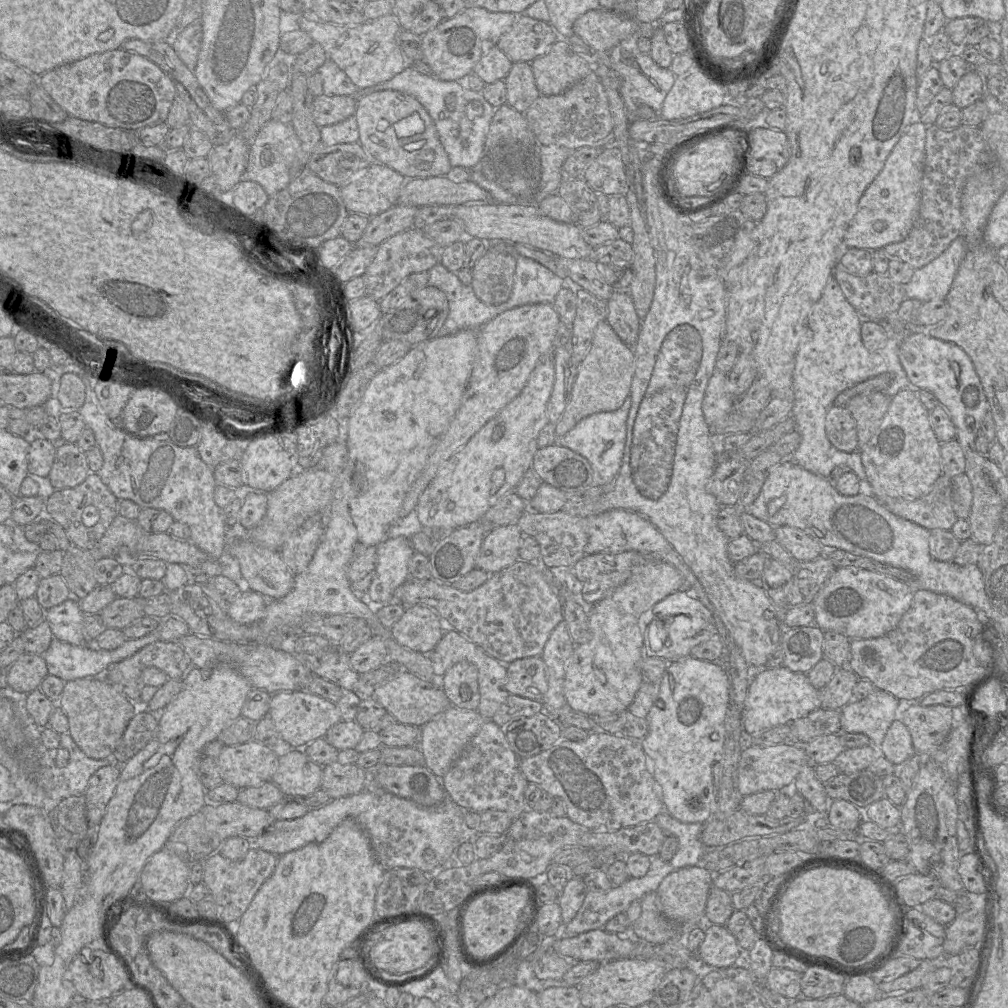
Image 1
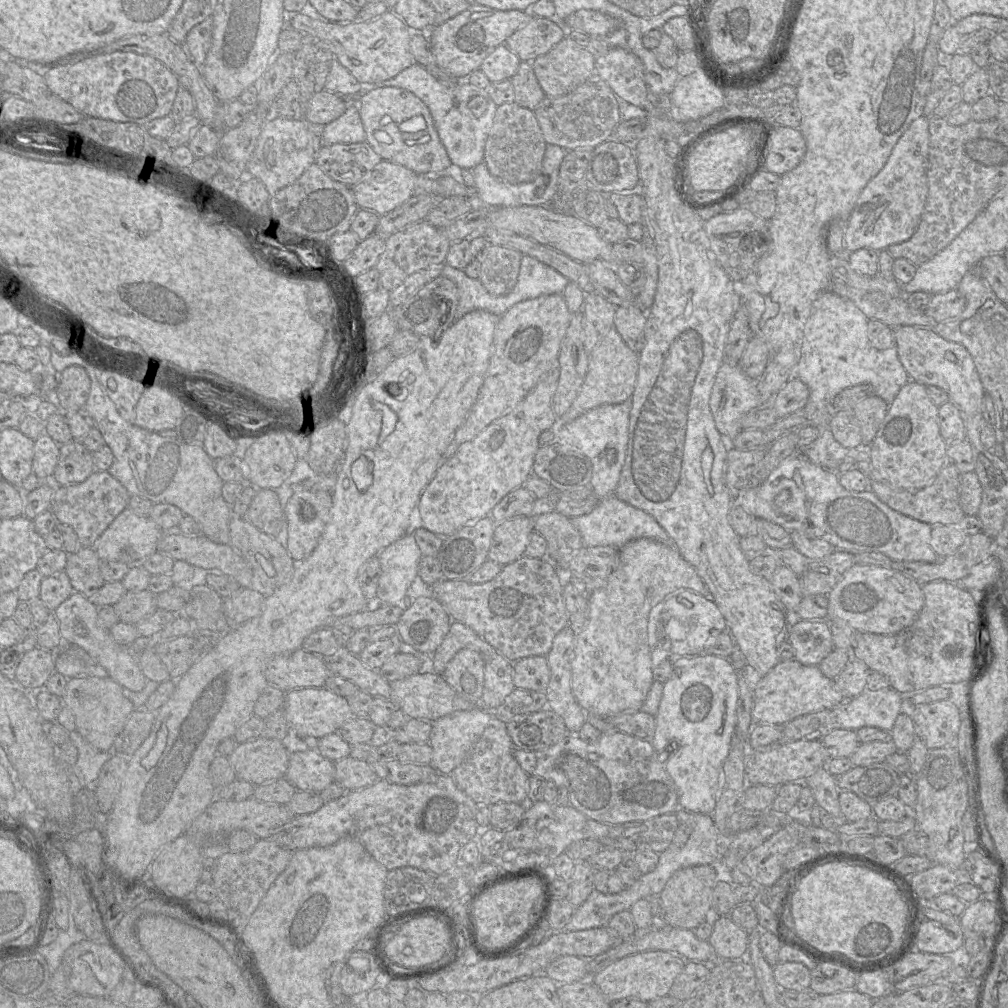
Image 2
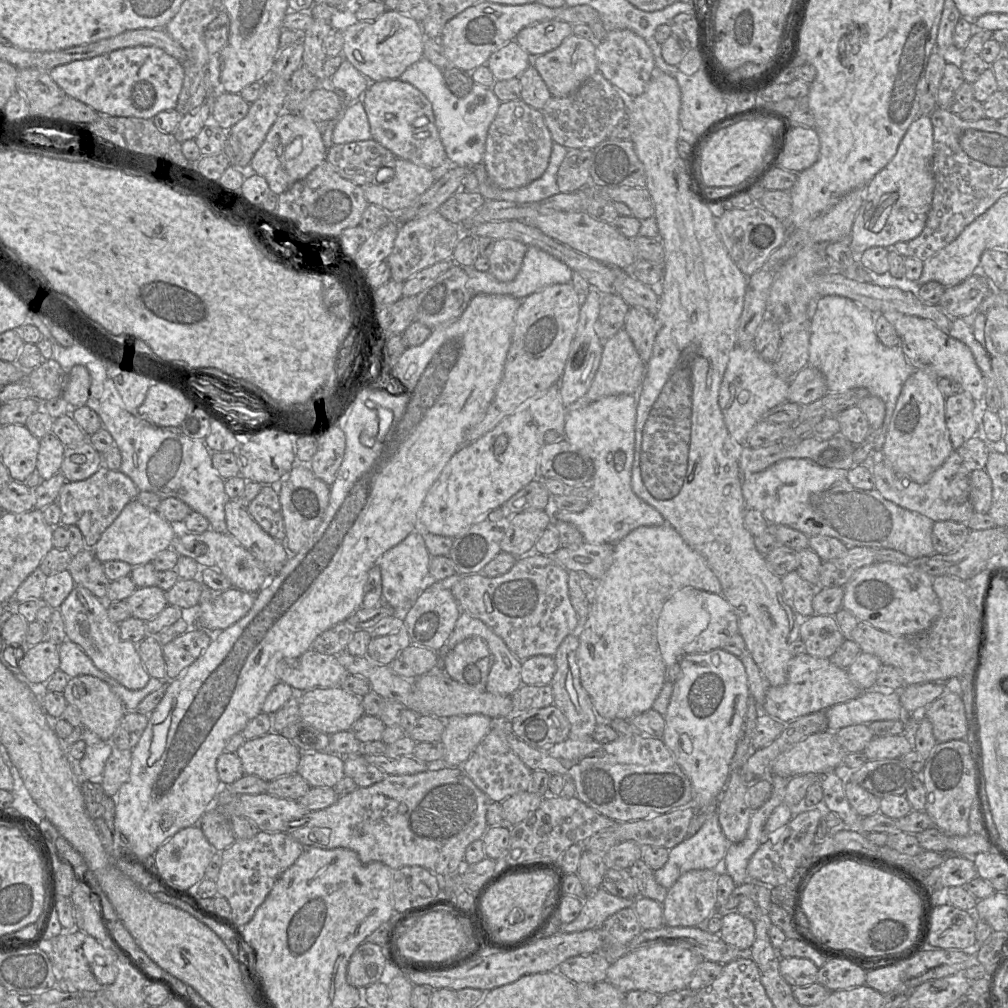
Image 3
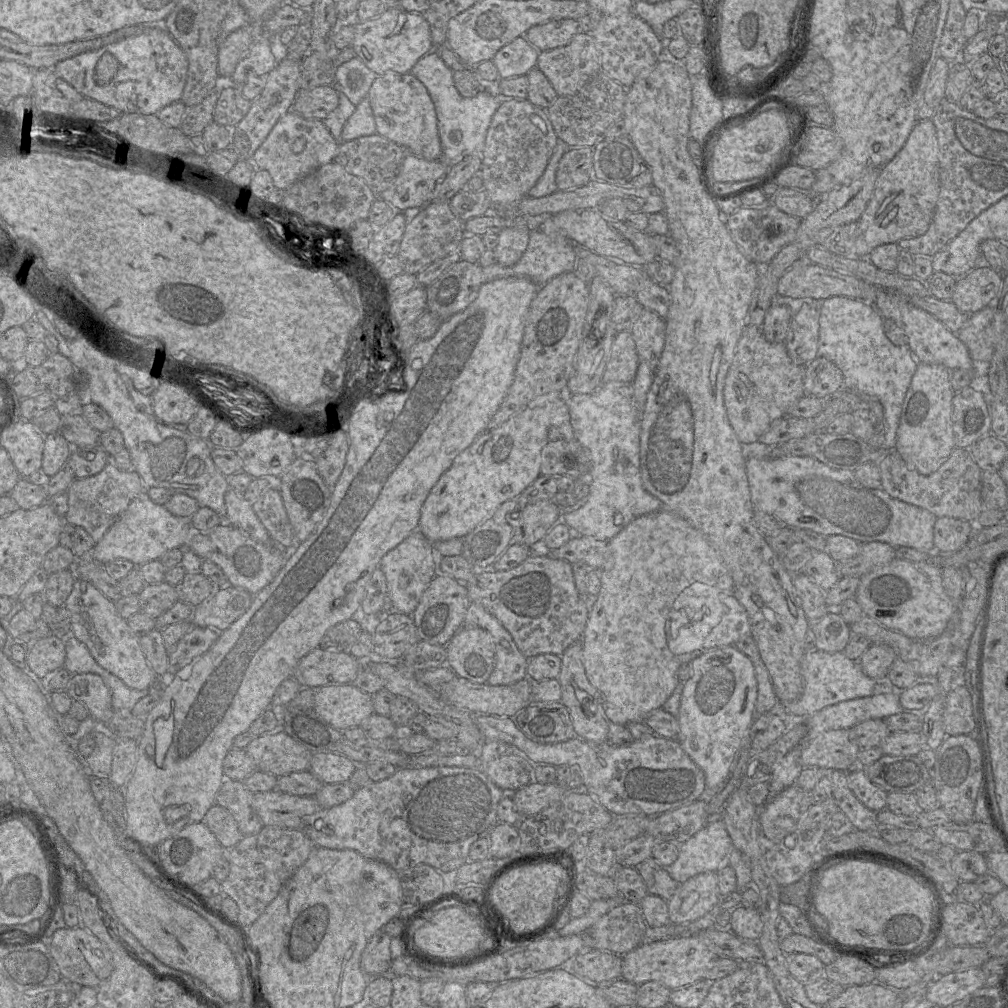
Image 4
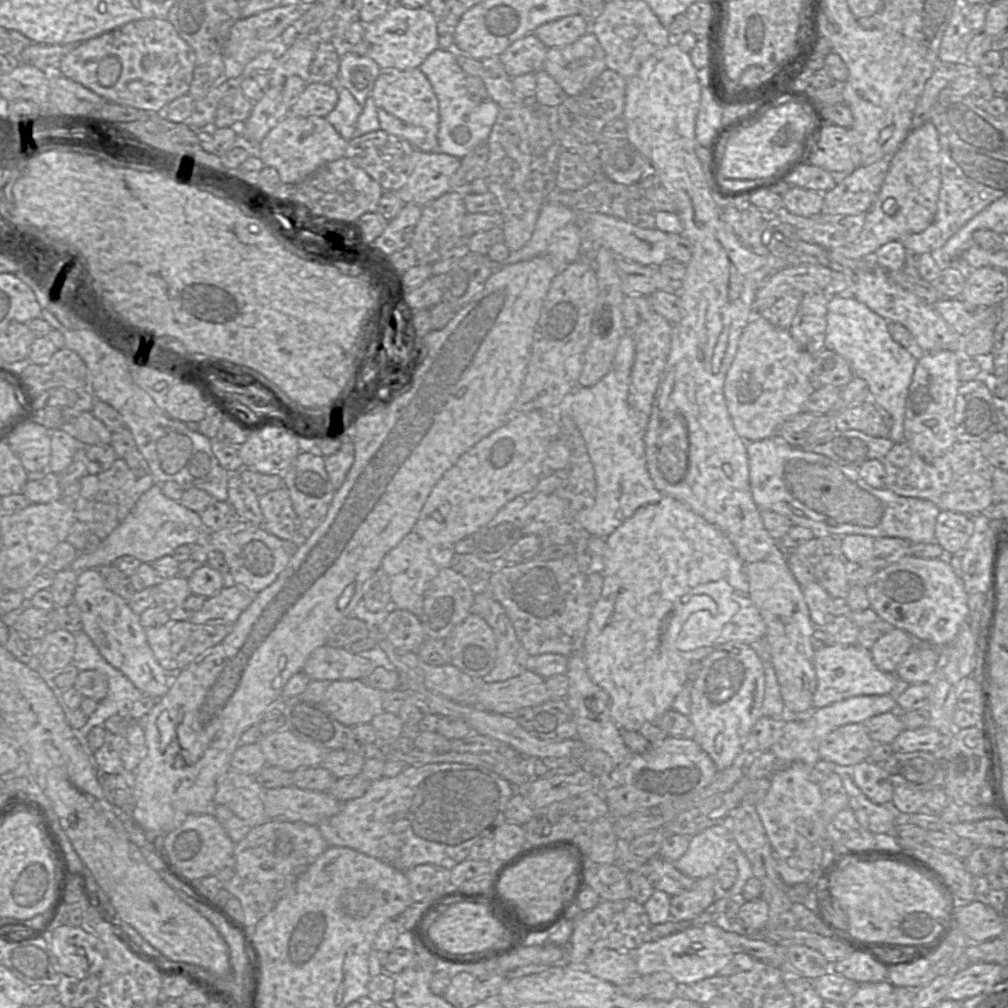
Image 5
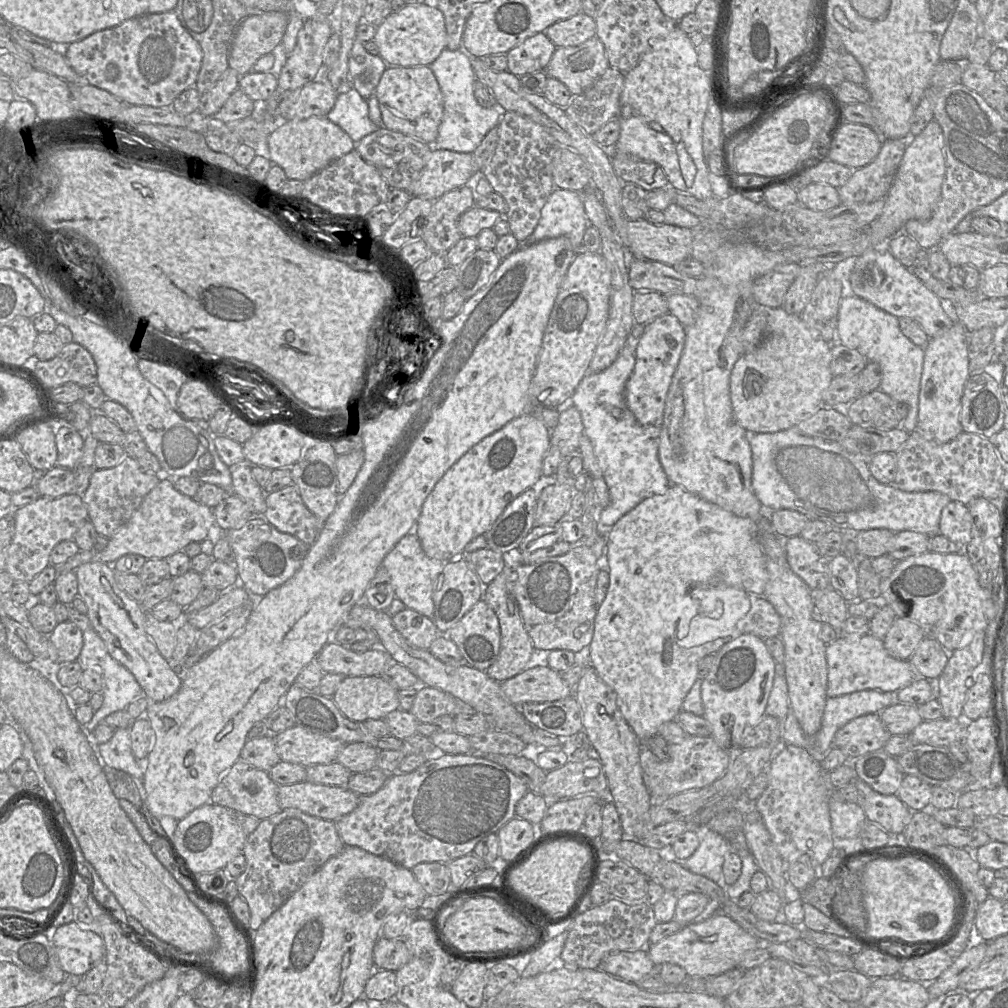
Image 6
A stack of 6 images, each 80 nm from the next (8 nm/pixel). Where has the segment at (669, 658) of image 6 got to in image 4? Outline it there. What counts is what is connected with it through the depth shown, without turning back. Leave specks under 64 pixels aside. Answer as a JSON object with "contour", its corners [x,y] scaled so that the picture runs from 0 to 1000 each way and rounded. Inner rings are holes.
{"contour":[[[662,505],[637,511],[629,515],[612,531],[606,534],[603,537],[600,557],[595,566],[595,586],[585,596],[583,616],[575,635],[577,640],[577,655],[584,677],[596,689],[599,708],[602,714],[621,720],[626,716],[638,715],[647,704],[656,702],[674,677],[672,666],[676,659],[686,658],[688,654],[700,647],[696,643],[697,638],[705,625],[713,619],[719,609],[719,602],[713,594],[713,590],[716,586],[726,586],[728,577],[716,555],[698,530],[687,522],[680,514]],[[667,603],[672,606],[679,605],[679,610],[683,612],[683,618],[674,624],[672,632],[664,632],[663,636],[660,621],[664,615],[664,608]]]}

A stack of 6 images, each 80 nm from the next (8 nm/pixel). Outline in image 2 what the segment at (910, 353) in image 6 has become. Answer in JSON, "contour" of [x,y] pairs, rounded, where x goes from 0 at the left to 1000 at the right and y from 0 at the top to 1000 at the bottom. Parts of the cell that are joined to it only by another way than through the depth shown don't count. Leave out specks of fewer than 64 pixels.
{"contour":[[[822,287],[814,290],[807,300],[793,341],[793,358],[788,370],[803,386],[801,399],[819,399],[835,387],[862,381],[866,385],[866,392],[883,402],[893,386],[903,378],[892,357],[889,342],[871,347],[863,341],[860,333],[861,317],[846,300]]]}

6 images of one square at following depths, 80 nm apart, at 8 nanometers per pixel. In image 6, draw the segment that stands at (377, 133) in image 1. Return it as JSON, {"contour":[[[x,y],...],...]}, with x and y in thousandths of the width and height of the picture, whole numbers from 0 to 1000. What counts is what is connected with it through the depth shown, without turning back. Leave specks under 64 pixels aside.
{"contour":[[[385,65],[371,90],[380,126],[430,144],[439,117],[440,101],[435,80],[426,65]]]}

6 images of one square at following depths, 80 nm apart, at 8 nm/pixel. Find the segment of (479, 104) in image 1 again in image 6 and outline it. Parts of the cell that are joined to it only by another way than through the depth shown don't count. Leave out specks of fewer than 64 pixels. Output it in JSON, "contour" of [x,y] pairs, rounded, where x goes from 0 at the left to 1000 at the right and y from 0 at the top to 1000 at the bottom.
{"contour":[[[441,48],[426,66],[435,80],[440,101],[439,117],[429,145],[450,151],[469,152],[482,133],[494,124],[499,111],[494,105],[479,106],[472,100],[469,92],[472,75],[467,65],[467,56],[459,49]]]}

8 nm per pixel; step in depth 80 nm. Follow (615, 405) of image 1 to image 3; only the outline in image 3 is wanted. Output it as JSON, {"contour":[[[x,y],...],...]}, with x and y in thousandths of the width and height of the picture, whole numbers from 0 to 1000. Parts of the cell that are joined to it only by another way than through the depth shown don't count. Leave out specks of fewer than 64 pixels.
{"contour":[[[620,326],[614,327],[610,332],[598,340],[595,362],[582,390],[576,394],[582,399],[595,395],[614,392],[632,392],[640,371],[641,360],[634,353],[624,331]]]}

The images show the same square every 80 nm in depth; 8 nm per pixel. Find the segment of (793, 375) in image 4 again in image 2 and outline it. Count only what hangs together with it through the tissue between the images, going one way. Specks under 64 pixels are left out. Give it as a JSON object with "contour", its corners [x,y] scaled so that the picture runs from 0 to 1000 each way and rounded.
{"contour":[[[717,359],[710,371],[709,379],[706,384],[704,397],[703,397],[703,404],[709,418],[709,422],[713,430],[721,437],[725,438],[736,428],[735,418],[737,414],[747,407],[748,405],[753,404],[759,399],[764,398],[757,398],[752,385],[751,385],[751,377],[742,374],[733,362],[726,362],[720,359]]]}

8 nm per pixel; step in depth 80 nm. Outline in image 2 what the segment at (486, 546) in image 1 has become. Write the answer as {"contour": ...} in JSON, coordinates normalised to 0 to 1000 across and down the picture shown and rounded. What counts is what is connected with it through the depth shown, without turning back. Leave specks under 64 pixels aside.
{"contour":[[[514,512],[492,521],[484,556],[498,562],[512,557],[520,551],[526,531],[531,528],[528,512]]]}

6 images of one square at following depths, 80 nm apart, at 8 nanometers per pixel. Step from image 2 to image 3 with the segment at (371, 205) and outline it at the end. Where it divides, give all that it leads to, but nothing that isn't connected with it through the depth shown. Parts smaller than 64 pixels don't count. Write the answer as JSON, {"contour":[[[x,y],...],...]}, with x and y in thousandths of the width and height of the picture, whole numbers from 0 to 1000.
{"contour":[[[398,157],[392,159],[391,170],[391,176],[385,181],[358,185],[366,202],[375,203],[386,211],[392,211],[409,203],[433,180],[429,168]]]}

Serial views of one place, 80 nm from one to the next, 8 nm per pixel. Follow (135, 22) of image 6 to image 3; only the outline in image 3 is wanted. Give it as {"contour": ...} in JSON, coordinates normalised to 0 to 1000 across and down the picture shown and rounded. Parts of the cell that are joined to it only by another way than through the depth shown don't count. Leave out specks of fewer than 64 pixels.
{"contour":[[[135,46],[58,64],[49,73],[66,95],[88,104],[99,114],[151,118],[158,111],[174,108],[183,66],[157,47]]]}

